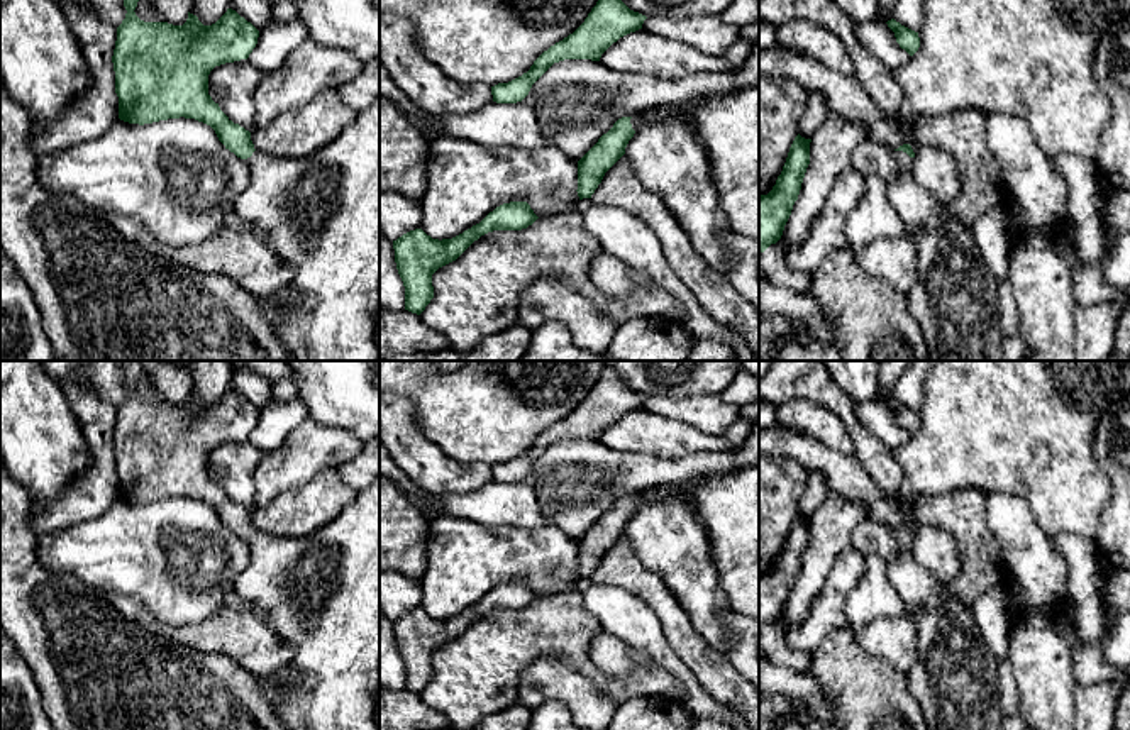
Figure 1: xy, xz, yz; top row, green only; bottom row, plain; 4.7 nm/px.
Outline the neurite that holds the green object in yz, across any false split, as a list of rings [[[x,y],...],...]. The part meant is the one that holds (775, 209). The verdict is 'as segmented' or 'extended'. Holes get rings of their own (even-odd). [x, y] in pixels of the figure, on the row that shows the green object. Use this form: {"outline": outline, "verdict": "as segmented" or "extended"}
{"outline": [[[800,134],[795,137],[776,185],[767,195],[759,195],[759,254],[783,235],[810,164],[810,142]]], "verdict": "as segmented"}

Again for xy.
{"outline": [[[124,0],[124,7],[127,10],[125,19],[117,27],[117,41],[112,56],[114,71],[115,71],[115,93],[119,97],[119,119],[129,124],[152,124],[168,119],[195,119],[210,125],[219,141],[234,152],[237,158],[244,159],[251,166],[251,180],[246,190],[237,196],[234,203],[234,212],[249,220],[256,227],[256,237],[271,249],[278,257],[281,257],[286,264],[290,264],[295,271],[293,281],[276,291],[268,300],[274,300],[285,308],[283,317],[276,327],[276,332],[290,352],[291,361],[379,361],[379,352],[374,342],[376,334],[376,320],[379,313],[379,95],[378,98],[363,112],[357,113],[356,120],[342,130],[342,134],[330,142],[329,146],[315,151],[305,158],[274,158],[266,156],[254,149],[251,141],[251,132],[234,124],[212,100],[208,95],[208,75],[215,66],[234,63],[241,59],[247,59],[252,49],[258,44],[259,30],[241,17],[235,10],[227,8],[227,12],[212,25],[203,25],[197,15],[188,12],[188,19],[183,25],[173,25],[168,22],[144,22],[136,15],[136,7],[139,0]]], "verdict": "extended"}

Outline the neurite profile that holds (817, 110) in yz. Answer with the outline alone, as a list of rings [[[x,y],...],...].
[[[808,93],[806,110],[798,122],[798,134],[805,139],[811,139],[830,113],[828,103],[822,93]]]

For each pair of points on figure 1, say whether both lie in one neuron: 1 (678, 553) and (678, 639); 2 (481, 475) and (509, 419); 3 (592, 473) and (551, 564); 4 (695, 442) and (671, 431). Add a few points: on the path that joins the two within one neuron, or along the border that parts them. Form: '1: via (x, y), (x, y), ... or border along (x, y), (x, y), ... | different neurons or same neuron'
1: border along (651, 569), (663, 580), (698, 632) | different neurons
2: border along (448, 456), (461, 463), (487, 463), (490, 466) | different neurons
3: border along (526, 529), (558, 527), (576, 541) | different neurons
4: via (690, 441), (676, 436) | same neuron

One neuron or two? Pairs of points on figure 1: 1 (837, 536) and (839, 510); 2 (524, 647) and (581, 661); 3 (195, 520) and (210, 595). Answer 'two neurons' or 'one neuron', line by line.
1: one neuron
2: one neuron
3: one neuron

